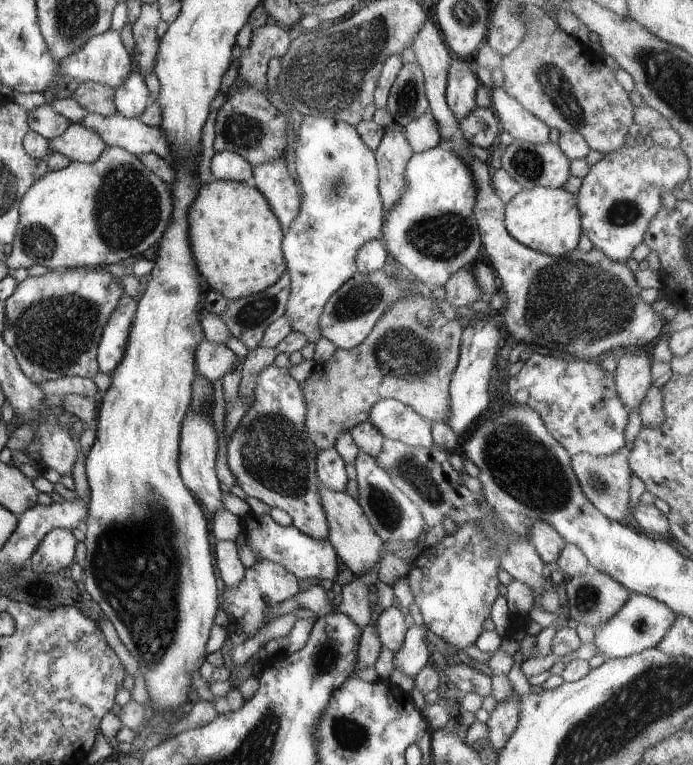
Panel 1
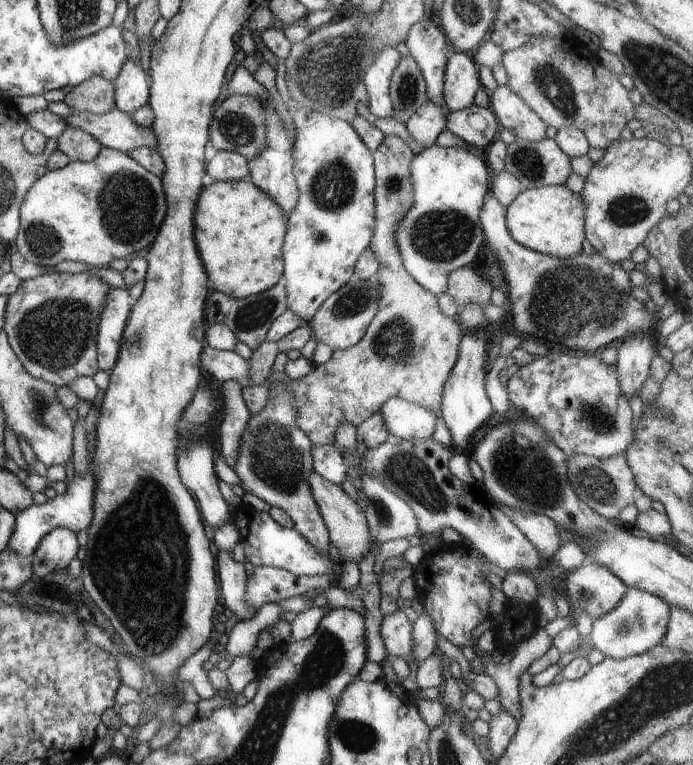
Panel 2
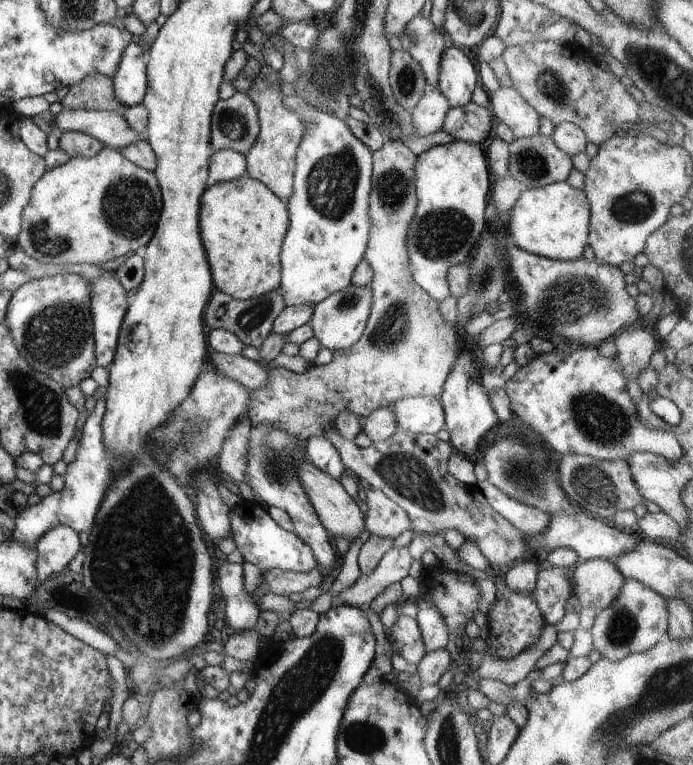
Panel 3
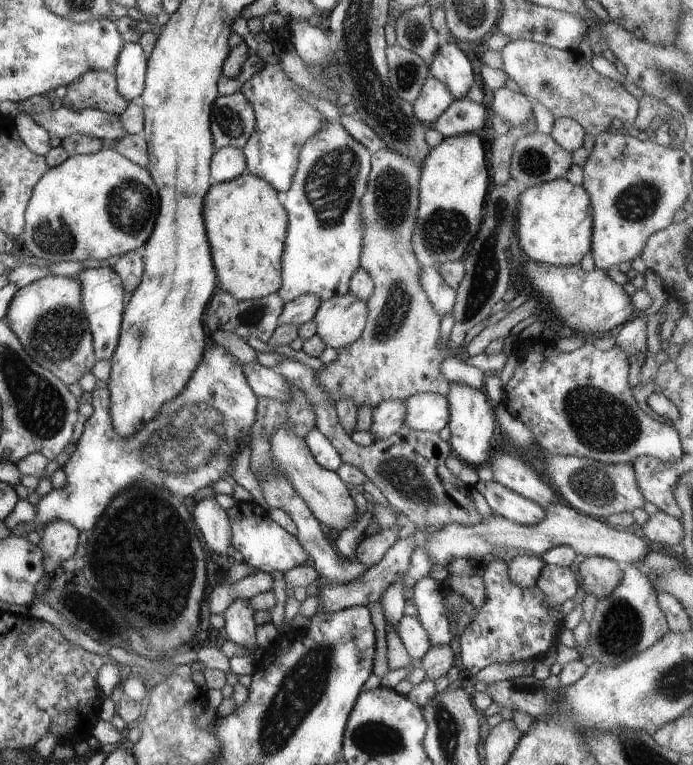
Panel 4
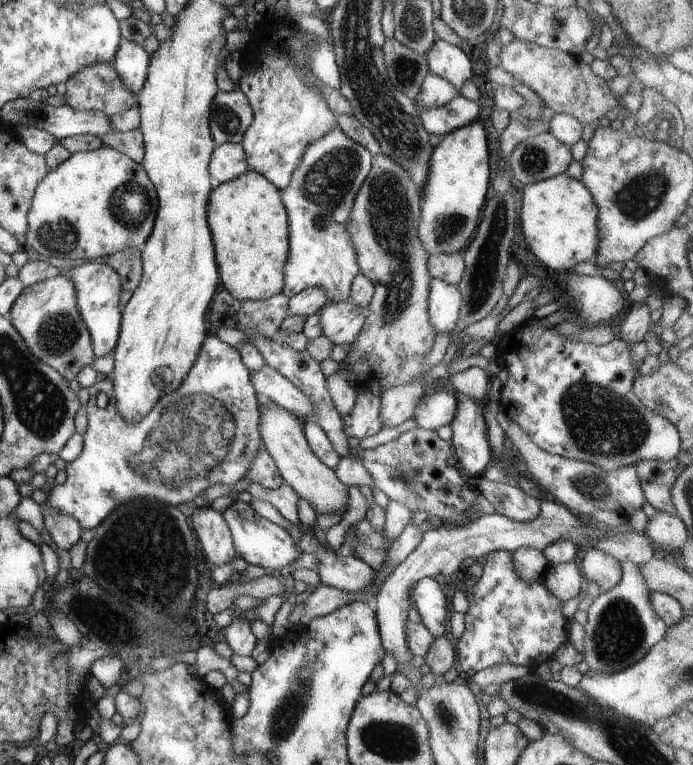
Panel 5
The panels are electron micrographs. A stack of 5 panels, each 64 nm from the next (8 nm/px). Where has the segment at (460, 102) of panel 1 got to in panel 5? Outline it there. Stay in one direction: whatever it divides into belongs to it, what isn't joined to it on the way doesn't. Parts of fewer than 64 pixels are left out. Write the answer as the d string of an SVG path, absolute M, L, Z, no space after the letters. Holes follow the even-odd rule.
M437 38L425 55L429 72L449 80L458 92L468 80L472 80L475 76L470 58L456 45Z

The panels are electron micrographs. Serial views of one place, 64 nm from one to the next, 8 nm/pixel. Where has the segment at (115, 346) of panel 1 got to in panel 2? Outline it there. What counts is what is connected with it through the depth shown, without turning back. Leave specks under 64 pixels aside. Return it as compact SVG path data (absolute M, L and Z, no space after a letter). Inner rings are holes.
M112 287L106 296L106 304L100 312L98 324L97 363L100 370L110 372L120 354L122 332L132 312L133 301L129 292L122 288Z

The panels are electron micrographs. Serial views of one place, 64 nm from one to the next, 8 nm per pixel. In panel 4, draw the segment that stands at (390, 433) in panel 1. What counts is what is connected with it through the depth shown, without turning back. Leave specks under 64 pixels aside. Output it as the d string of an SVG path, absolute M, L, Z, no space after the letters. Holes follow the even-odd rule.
M418 393L404 399L404 404L408 410L406 418L404 418L404 425L412 430L438 434L442 428L448 426L450 404L448 404L446 396Z

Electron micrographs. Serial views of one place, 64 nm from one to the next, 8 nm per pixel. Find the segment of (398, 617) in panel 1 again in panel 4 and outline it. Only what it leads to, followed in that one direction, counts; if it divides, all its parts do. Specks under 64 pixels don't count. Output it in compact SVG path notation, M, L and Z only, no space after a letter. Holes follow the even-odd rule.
M402 616L397 633L412 660L421 659L431 649L428 634L417 617Z

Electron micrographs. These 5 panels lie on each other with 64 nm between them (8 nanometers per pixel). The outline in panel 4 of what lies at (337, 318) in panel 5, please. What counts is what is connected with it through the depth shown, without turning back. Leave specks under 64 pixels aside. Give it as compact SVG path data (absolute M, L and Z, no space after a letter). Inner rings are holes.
M346 292L344 296L334 296L334 298L321 301L312 322L316 324L316 335L320 336L320 340L324 340L324 344L328 347L340 350L354 344L360 338L366 326L367 314L367 301L358 300L356 294Z

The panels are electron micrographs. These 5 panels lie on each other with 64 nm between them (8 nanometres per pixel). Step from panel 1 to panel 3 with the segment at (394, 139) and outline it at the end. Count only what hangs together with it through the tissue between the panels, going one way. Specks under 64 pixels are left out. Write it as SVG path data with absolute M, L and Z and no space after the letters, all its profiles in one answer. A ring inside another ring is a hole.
M387 139L384 146L373 152L372 192L370 192L370 236L368 248L364 251L364 260L372 266L372 310L366 328L356 344L350 348L333 351L330 363L310 367L298 374L285 367L272 368L268 372L268 384L258 390L248 390L250 396L250 412L248 418L251 426L266 424L268 432L282 430L286 434L294 434L300 440L308 438L326 438L326 428L335 426L336 418L342 410L352 412L358 420L368 418L379 408L390 407L398 400L406 397L428 396L440 398L444 382L448 378L457 360L460 344L459 330L456 324L447 323L438 309L438 302L416 284L412 278L412 268L408 260L406 236L410 222L414 218L418 197L416 196L416 166L418 155L400 140Z

